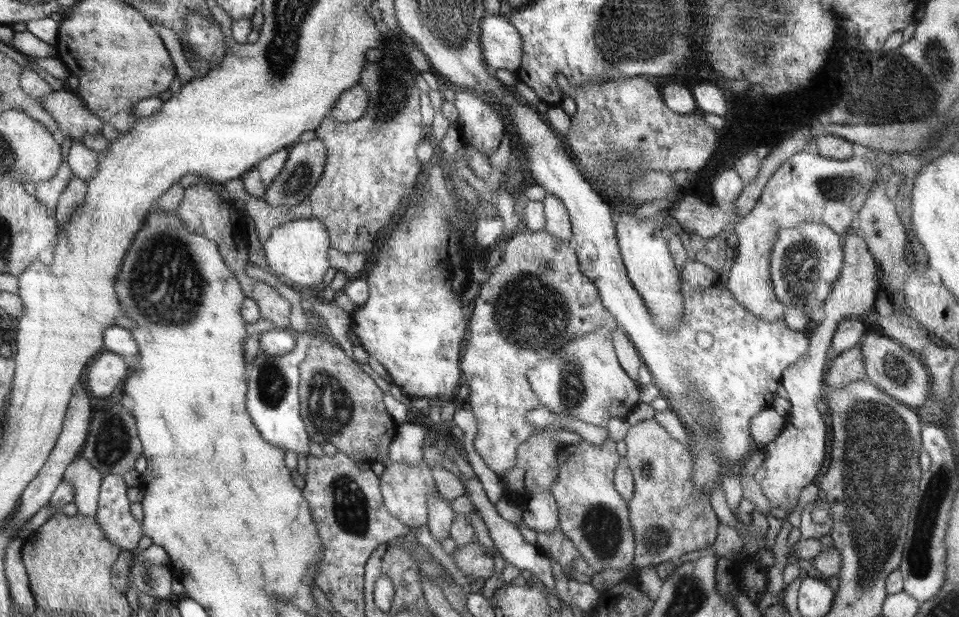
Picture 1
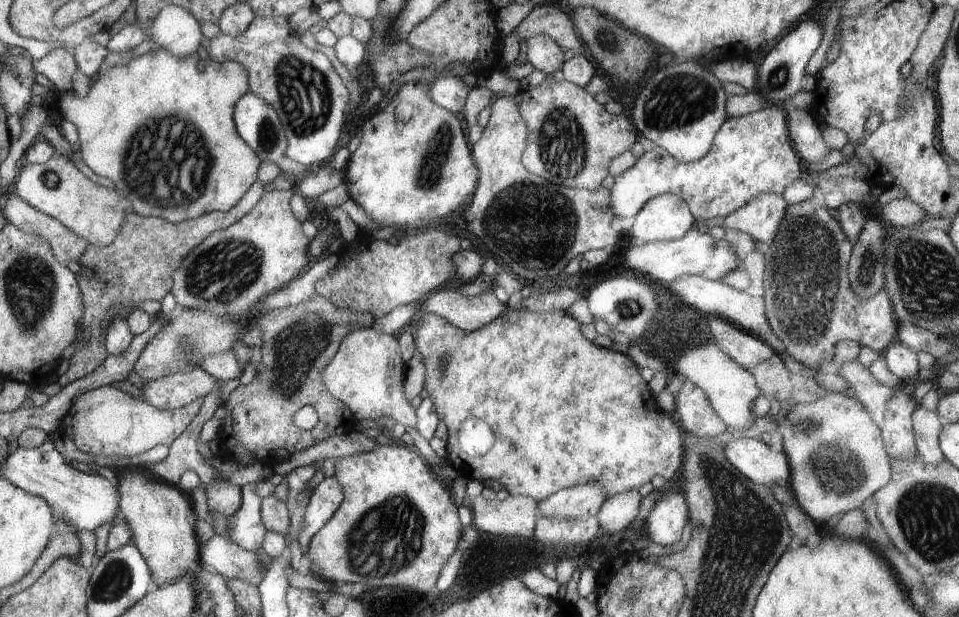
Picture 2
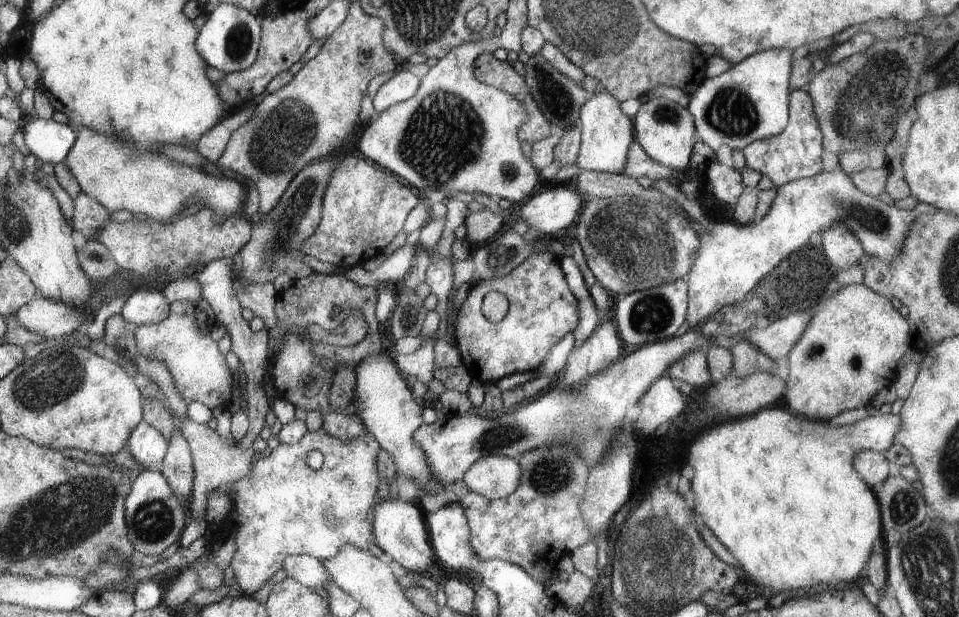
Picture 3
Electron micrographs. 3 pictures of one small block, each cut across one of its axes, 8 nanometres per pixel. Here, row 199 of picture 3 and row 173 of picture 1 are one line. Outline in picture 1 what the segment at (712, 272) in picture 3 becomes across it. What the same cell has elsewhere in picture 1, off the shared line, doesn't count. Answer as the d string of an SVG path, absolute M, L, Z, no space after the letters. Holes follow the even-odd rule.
M807 150L787 158L779 170L775 170L775 174L769 178L769 182L765 184L757 204L749 210L749 214L745 214L743 218L739 218L733 224L733 232L737 236L737 256L733 260L733 266L727 270L727 282L725 288L733 294L733 298L753 316L759 316L763 320L777 320L779 316L783 316L785 306L781 304L781 300L777 300L773 286L771 286L771 274L769 274L769 260L771 260L771 248L773 248L773 236L779 234L779 230L783 230L783 226L795 226L803 220L819 220L821 224L825 224L827 228L833 230L833 234L845 238L845 232L849 230L849 226L855 222L855 216L861 208L861 204L867 200L867 194L873 186L871 180L875 180L877 170L875 166L867 164L859 154L851 156L849 160L831 160L831 158L823 158L823 156L813 156L807 154Z

